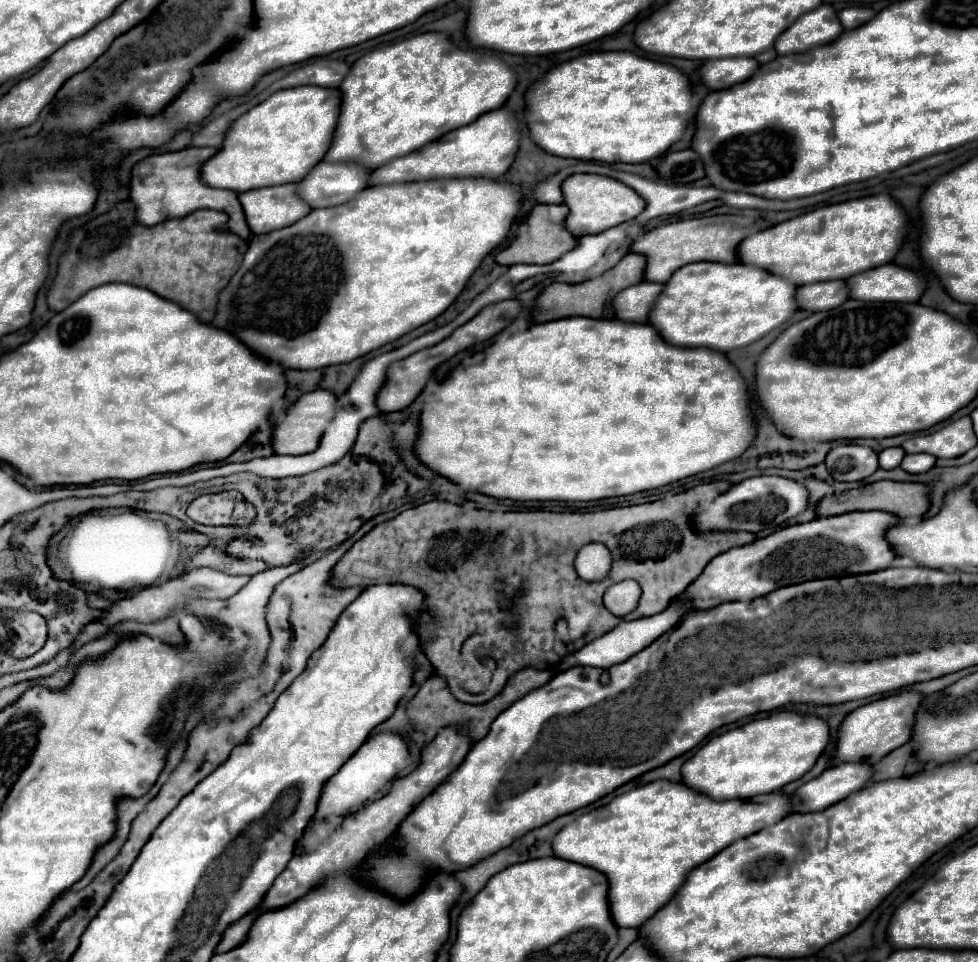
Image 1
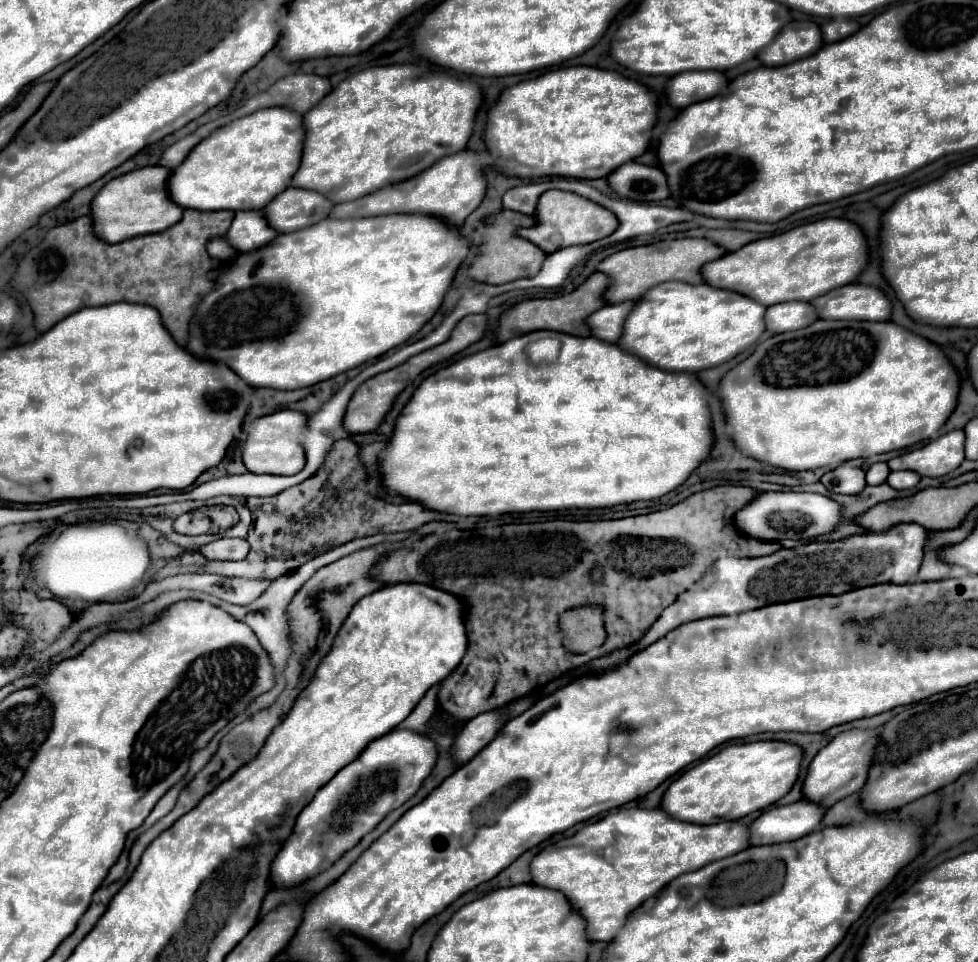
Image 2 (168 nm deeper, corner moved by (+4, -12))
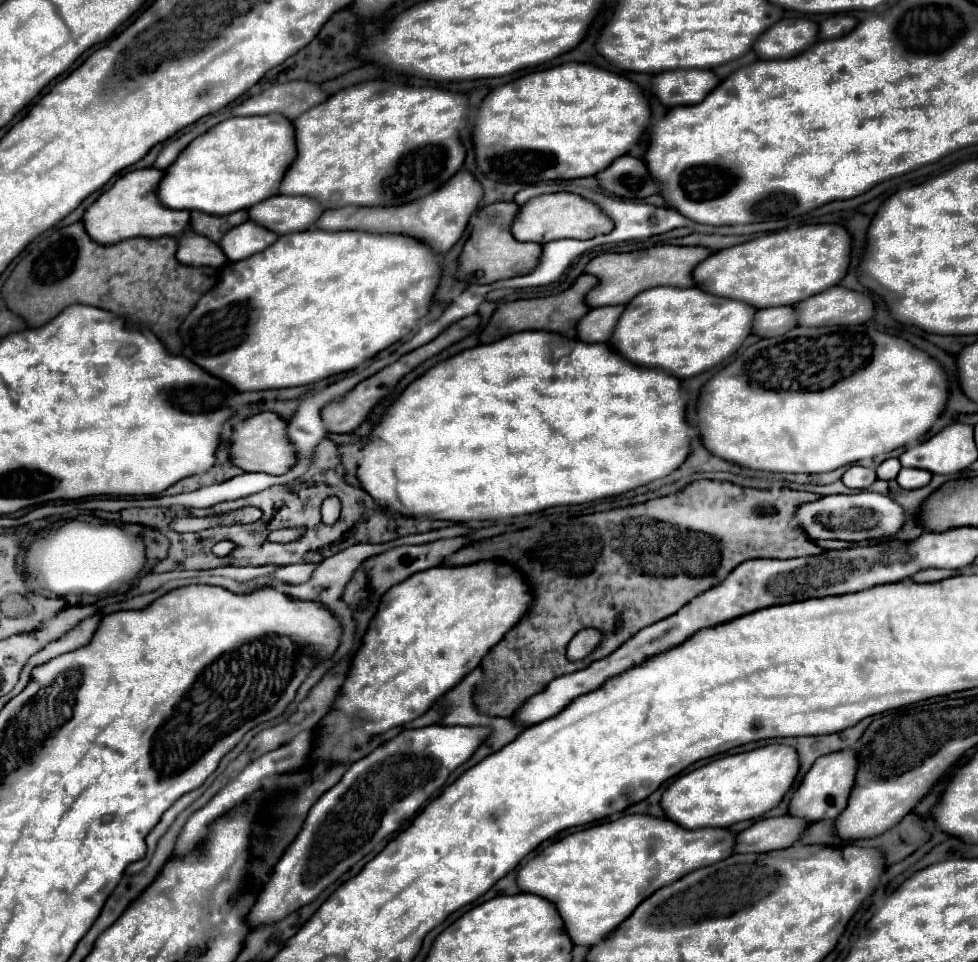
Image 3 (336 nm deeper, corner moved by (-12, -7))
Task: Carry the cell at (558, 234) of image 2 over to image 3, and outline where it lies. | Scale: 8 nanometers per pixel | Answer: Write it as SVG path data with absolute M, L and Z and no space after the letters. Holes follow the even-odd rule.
M552 193L540 195L526 201L520 207L512 223L512 235L518 241L534 241L534 243L548 243L556 239L592 239L596 235L604 235L612 231L612 221L590 201L574 195L574 193Z

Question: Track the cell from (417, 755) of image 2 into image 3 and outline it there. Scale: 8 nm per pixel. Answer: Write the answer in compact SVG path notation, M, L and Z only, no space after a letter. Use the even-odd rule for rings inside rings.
M430 725L430 727L422 727L422 729L404 731L398 737L394 737L392 741L374 749L364 759L356 761L344 773L344 777L312 805L308 819L306 819L302 831L298 833L298 839L286 849L286 853L280 857L280 861L272 869L268 883L264 883L264 887L256 899L256 905L248 913L250 931L254 931L262 925L278 923L284 917L288 917L290 913L298 911L300 907L312 903L328 885L332 885L352 865L356 865L370 851L374 851L380 841L384 841L388 835L398 831L398 827L406 819L412 819L418 813L418 809L446 783L448 775L474 755L474 751L482 745L482 741L490 733L492 731L488 727Z

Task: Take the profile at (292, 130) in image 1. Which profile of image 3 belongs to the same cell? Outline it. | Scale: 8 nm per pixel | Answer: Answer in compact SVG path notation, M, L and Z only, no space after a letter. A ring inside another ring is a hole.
M282 115L230 117L184 147L178 159L164 171L156 197L164 207L228 215L272 197L284 167L296 155L292 143L292 121Z

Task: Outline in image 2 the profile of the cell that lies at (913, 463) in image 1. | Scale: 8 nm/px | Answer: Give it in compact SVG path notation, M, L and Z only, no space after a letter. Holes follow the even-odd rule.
M900 470L900 472L890 472L888 476L888 484L896 490L906 490L906 488L914 488L920 482L920 474L912 472L912 470Z

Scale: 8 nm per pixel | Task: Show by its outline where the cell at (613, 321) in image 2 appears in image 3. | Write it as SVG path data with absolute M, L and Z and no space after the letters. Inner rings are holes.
M624 305L590 309L578 321L576 339L584 343L606 343L608 335L612 335L612 327L616 325L616 319L620 317L620 311L624 311Z

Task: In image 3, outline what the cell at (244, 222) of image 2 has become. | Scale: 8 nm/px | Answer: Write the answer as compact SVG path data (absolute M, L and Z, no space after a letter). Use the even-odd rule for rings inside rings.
M246 221L234 229L230 229L220 239L220 249L228 257L228 261L242 261L248 259L254 253L264 251L270 247L278 235L272 235L272 231L264 231L264 227L256 227L256 223Z

